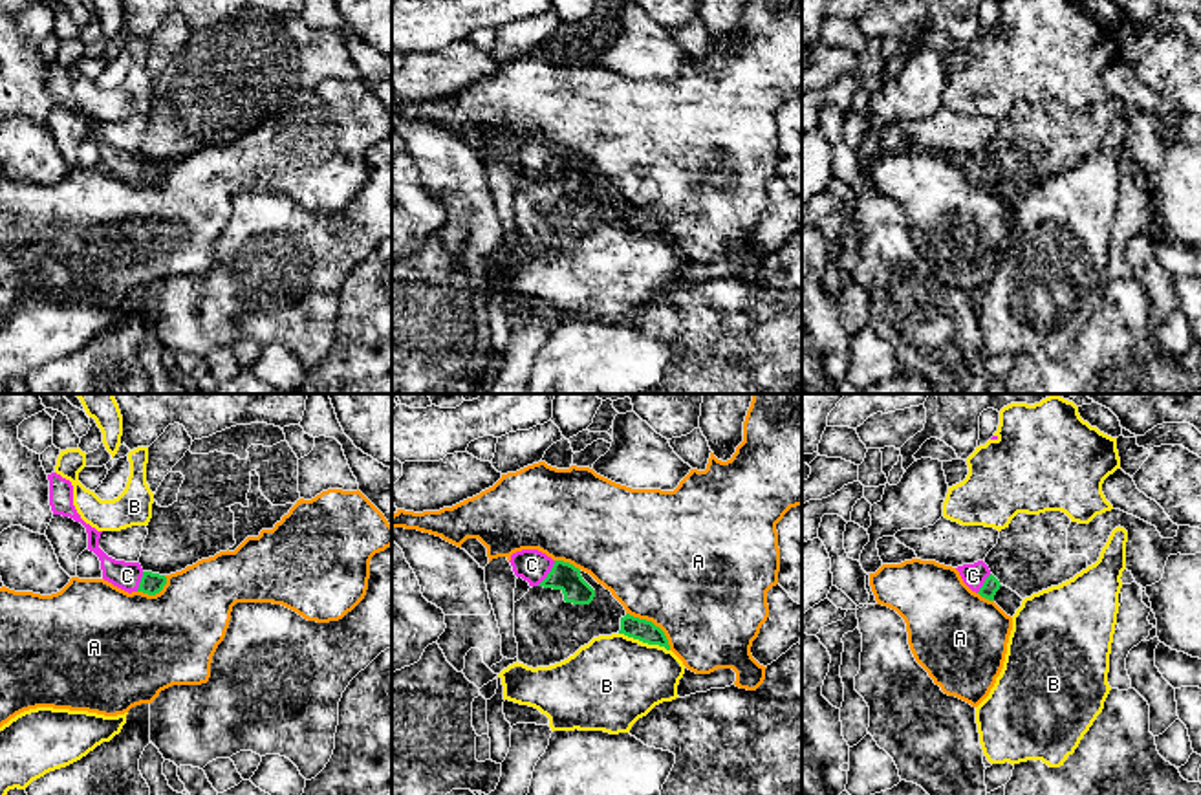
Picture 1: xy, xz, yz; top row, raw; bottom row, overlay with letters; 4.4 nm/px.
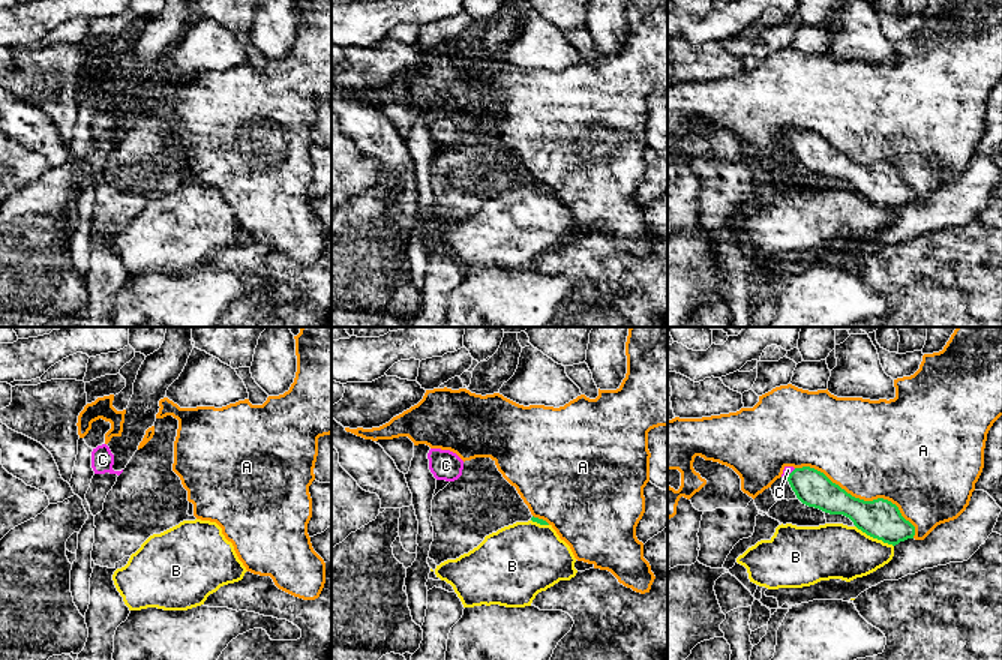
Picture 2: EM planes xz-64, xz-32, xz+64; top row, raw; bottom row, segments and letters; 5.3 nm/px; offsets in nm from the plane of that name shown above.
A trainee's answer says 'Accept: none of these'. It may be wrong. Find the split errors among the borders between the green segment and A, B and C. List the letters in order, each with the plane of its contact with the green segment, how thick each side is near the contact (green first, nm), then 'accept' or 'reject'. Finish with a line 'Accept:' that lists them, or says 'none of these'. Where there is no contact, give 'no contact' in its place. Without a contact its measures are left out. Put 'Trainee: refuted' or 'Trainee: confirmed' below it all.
A: xz | 100/500 nm | reject
B: xz | 100/400 nm | reject
C: xz | 120/140 nm | accept
Accept: C
Trainee: refuted

